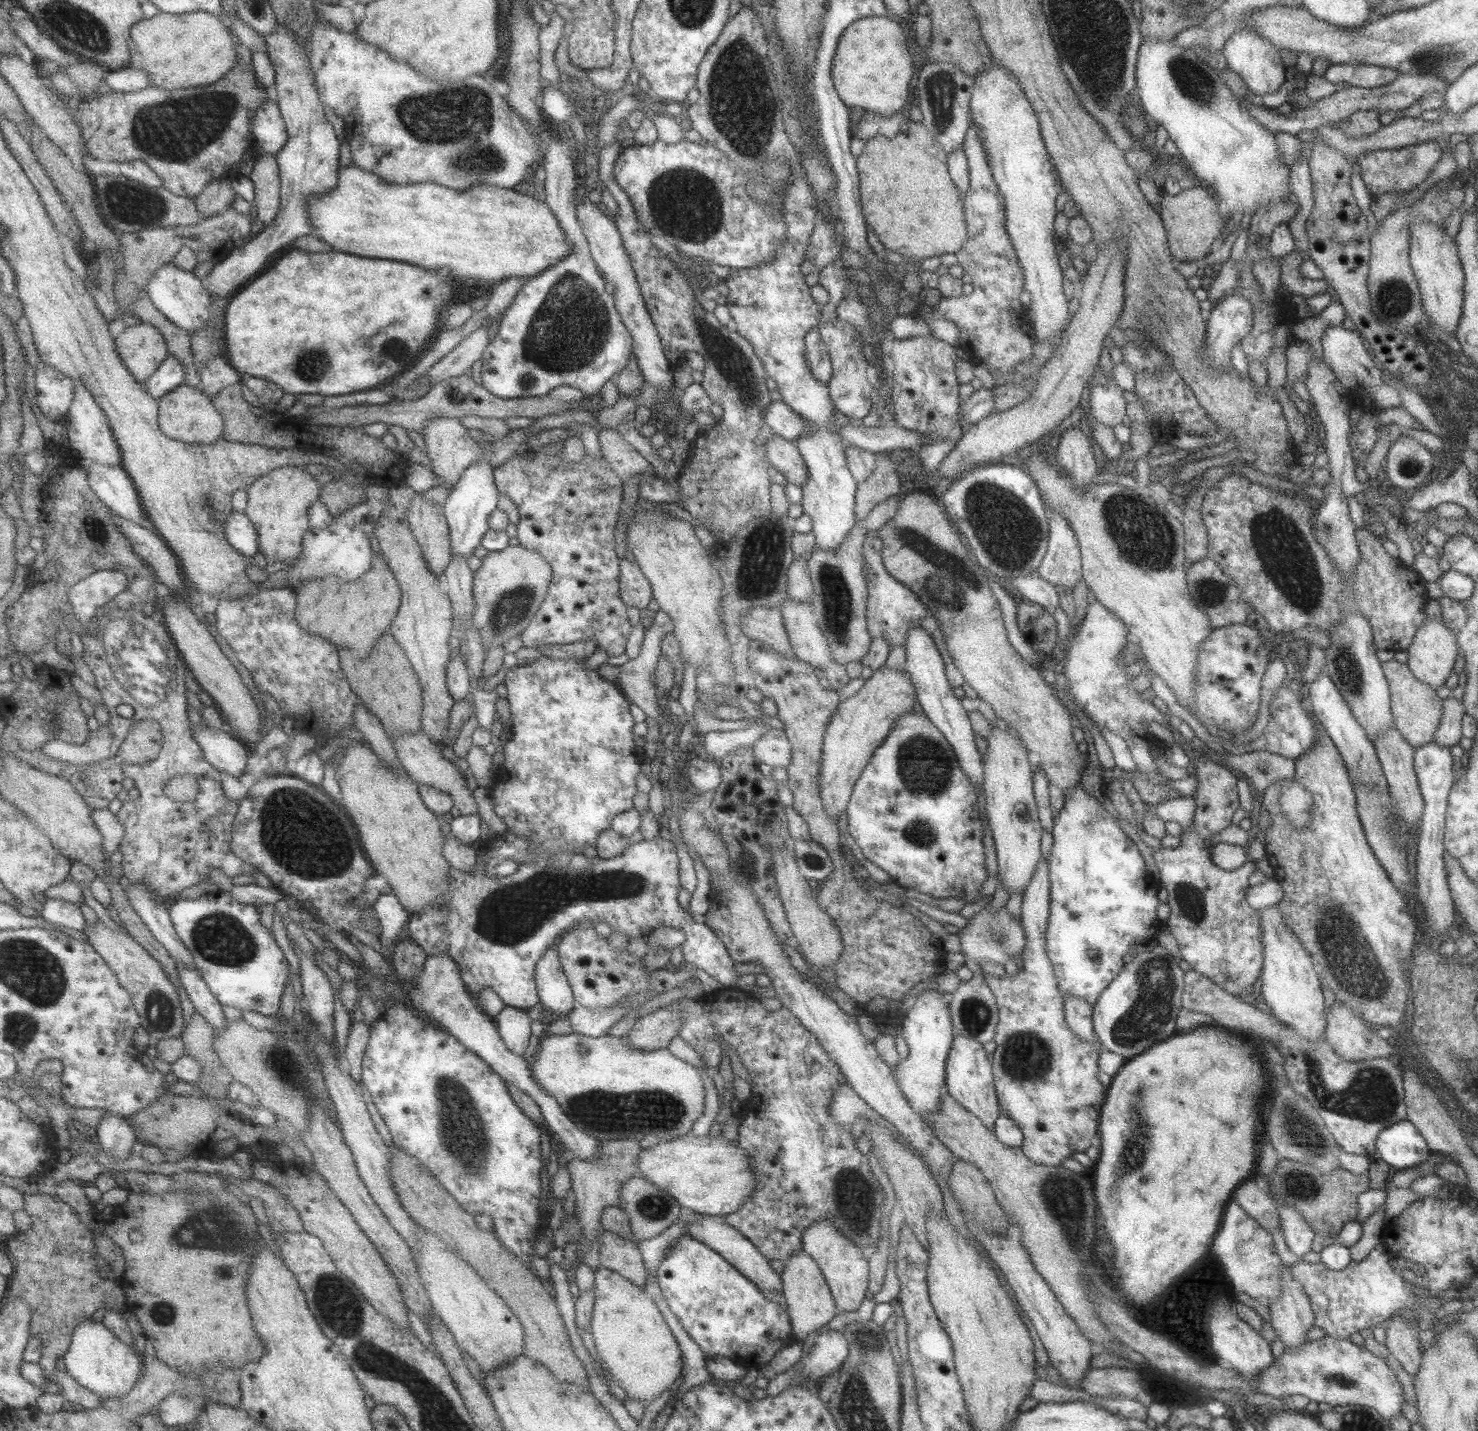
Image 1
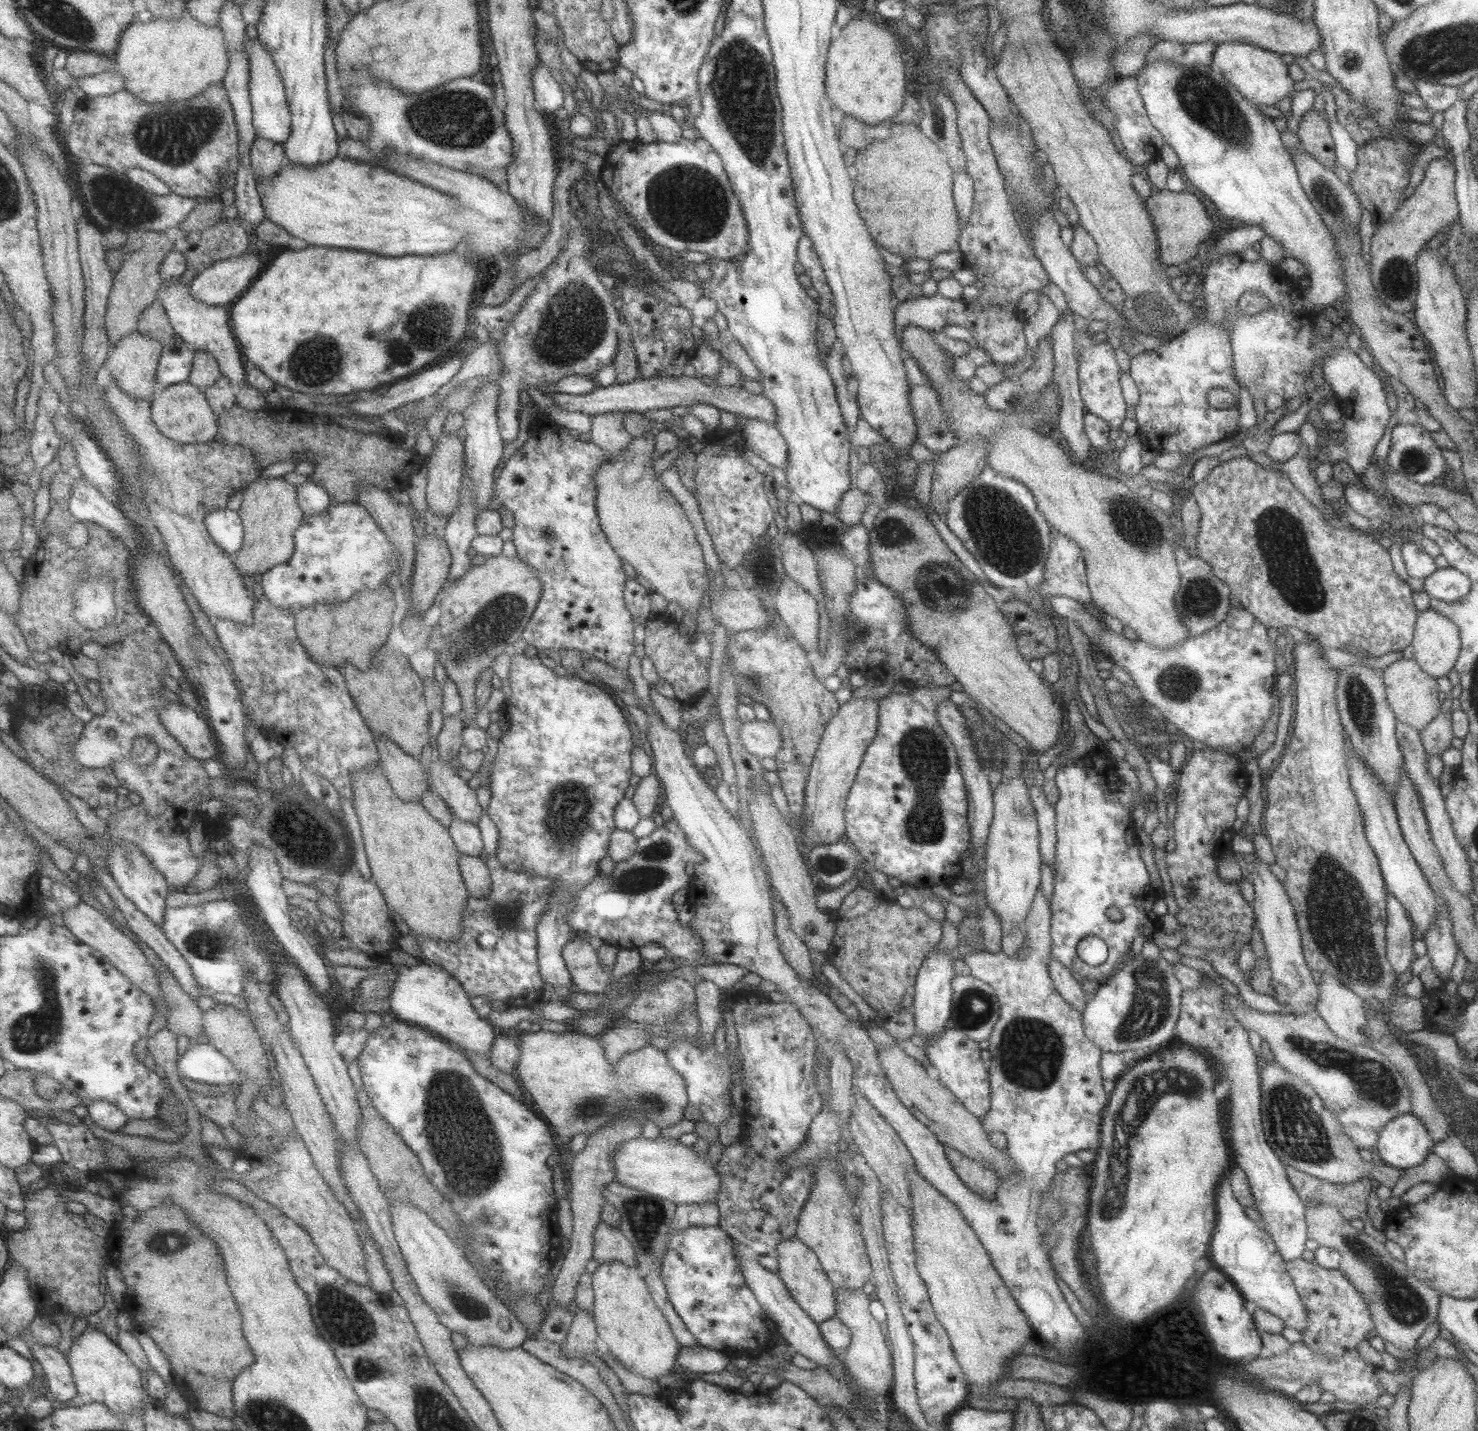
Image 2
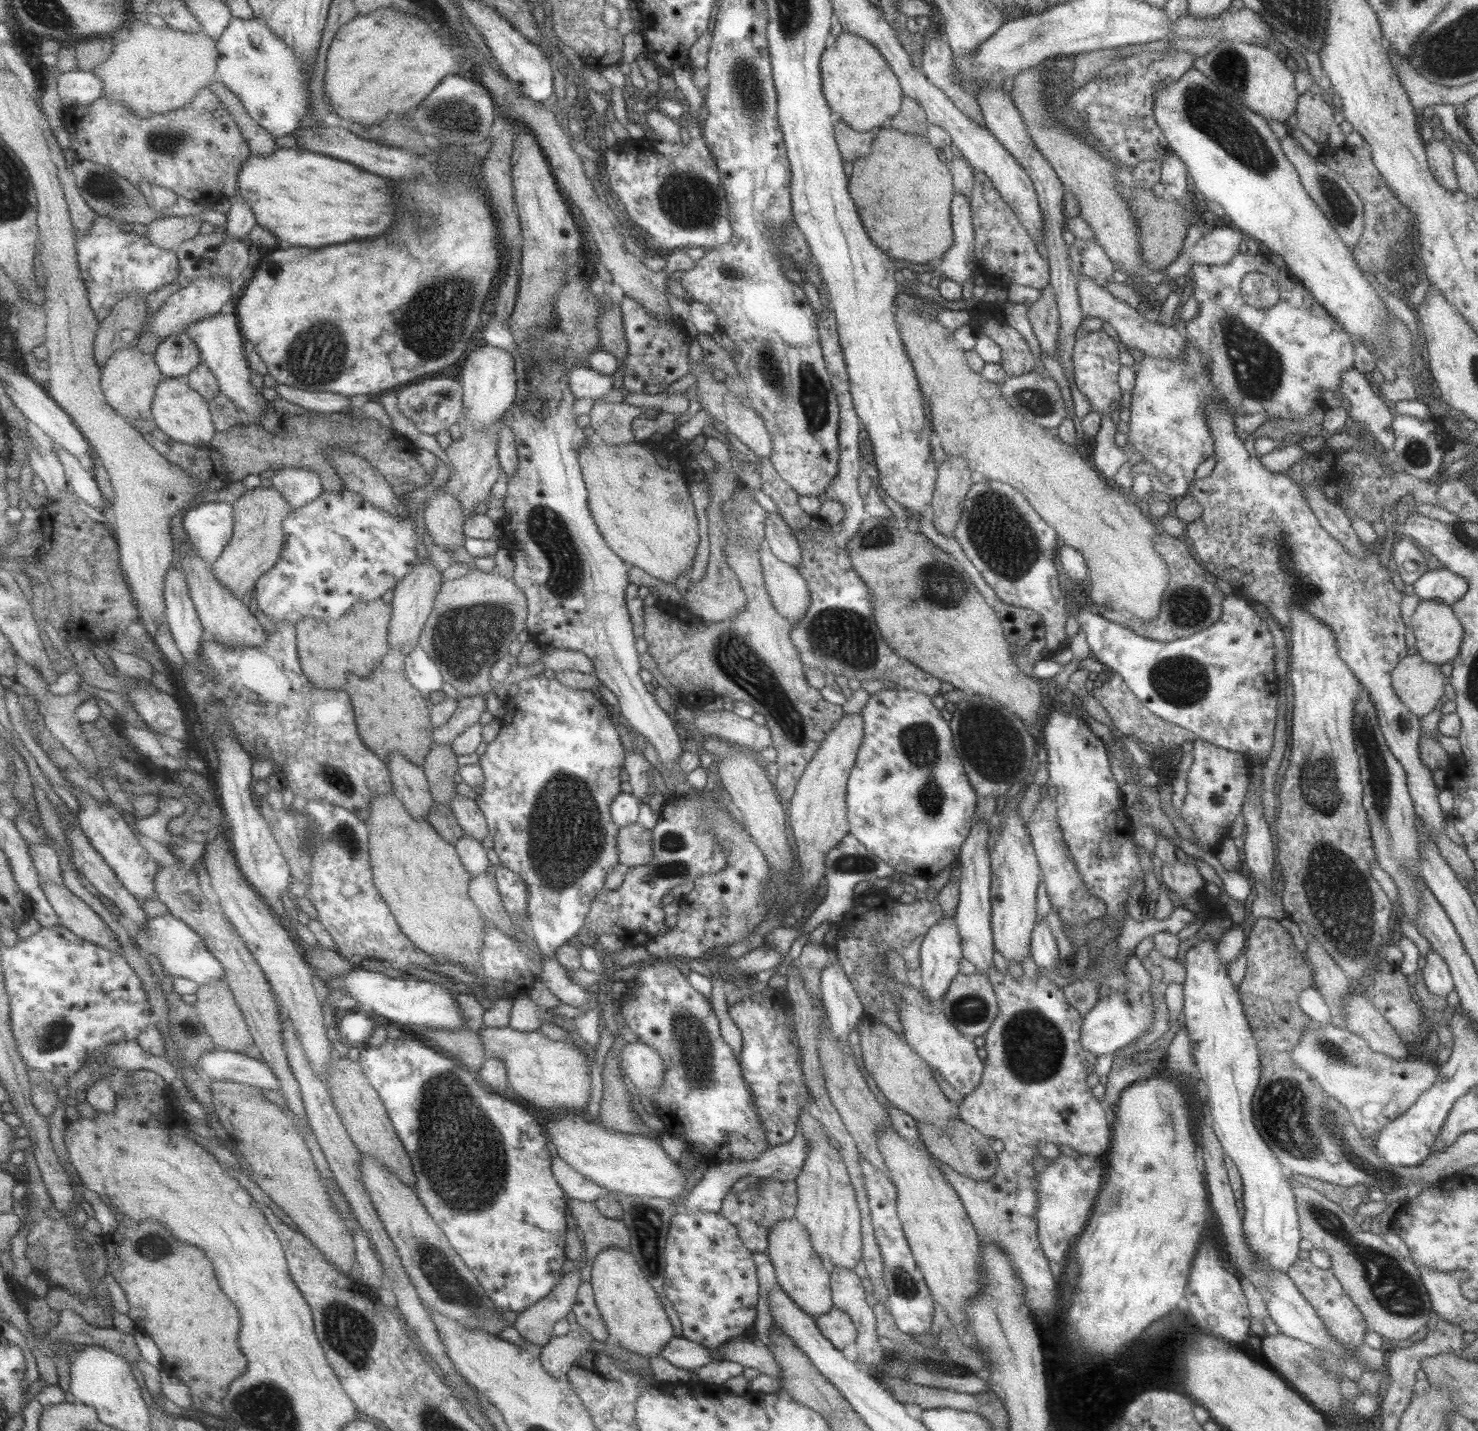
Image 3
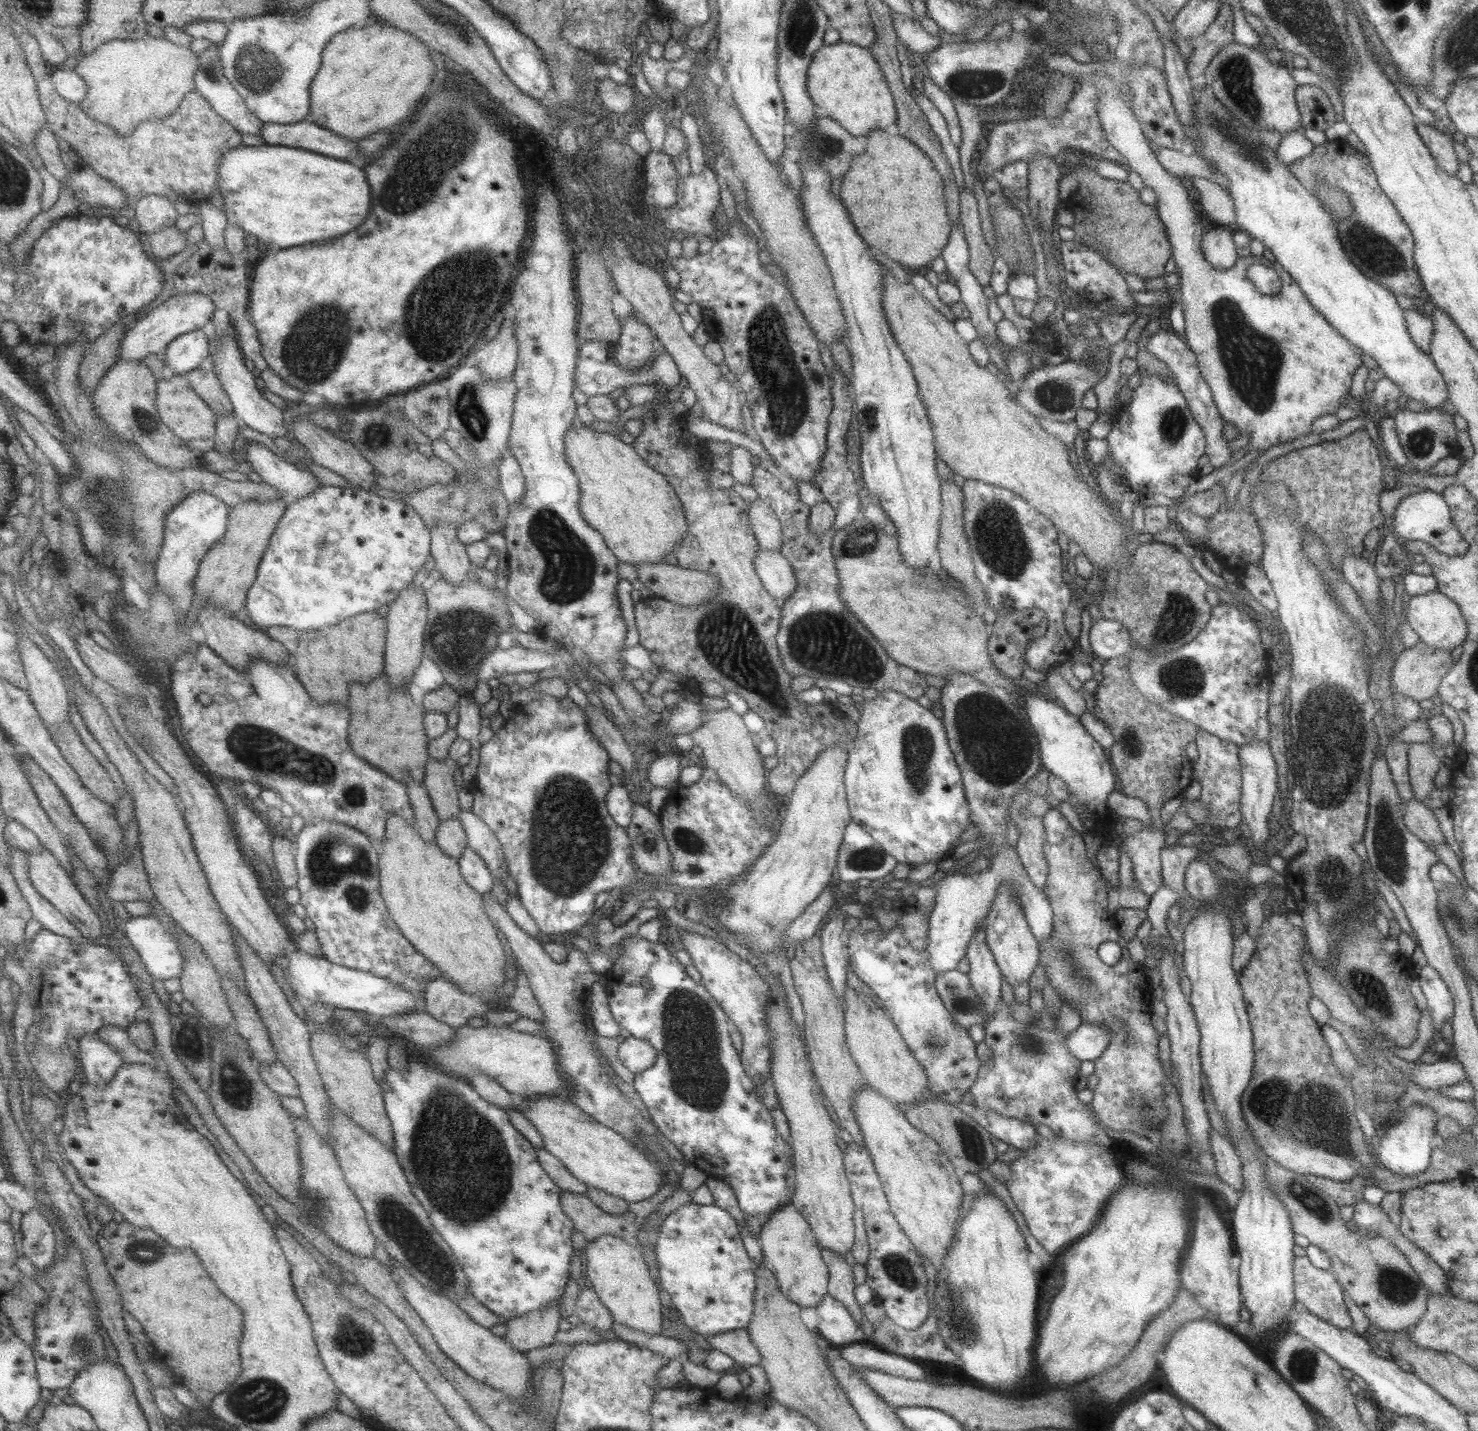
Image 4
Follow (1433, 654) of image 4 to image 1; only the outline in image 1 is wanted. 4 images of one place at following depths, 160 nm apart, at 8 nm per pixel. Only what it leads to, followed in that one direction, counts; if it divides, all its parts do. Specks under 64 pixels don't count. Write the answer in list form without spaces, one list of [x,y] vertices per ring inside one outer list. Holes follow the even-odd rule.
[[[1391,659],[1380,662],[1380,665],[1388,682],[1390,711],[1394,727],[1401,733],[1407,744],[1414,749],[1423,744],[1432,743],[1433,733],[1442,715],[1442,700],[1435,695],[1435,689],[1417,680],[1405,663]]]

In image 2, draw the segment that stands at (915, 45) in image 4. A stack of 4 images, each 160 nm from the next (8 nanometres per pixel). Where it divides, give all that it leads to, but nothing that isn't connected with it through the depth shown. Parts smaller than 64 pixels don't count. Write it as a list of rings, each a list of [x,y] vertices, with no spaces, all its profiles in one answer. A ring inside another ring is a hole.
[[[925,56],[923,59],[924,72],[940,80],[957,111],[957,129],[966,158],[965,171],[971,177],[974,190],[972,211],[959,233],[957,248],[962,252],[965,267],[983,284],[983,290],[979,291],[976,299],[966,299],[965,302],[945,298],[937,292],[931,296],[894,301],[895,334],[898,339],[901,338],[905,325],[918,326],[931,332],[941,331],[946,324],[956,324],[972,334],[977,346],[989,353],[993,363],[1014,364],[1026,353],[1026,341],[1022,334],[1025,317],[1017,309],[1017,301],[1026,292],[1040,291],[1050,280],[1043,266],[1035,259],[1014,216],[989,142],[990,119],[986,110],[965,86],[956,68],[937,66]]]

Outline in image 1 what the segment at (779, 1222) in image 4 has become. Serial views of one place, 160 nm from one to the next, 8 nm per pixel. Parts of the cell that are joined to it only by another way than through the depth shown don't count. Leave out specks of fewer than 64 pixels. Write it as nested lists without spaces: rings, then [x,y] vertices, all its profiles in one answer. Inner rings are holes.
[[[799,1250],[789,1255],[779,1275],[795,1340],[802,1341],[809,1332],[827,1324],[839,1312],[817,1263],[805,1251]]]

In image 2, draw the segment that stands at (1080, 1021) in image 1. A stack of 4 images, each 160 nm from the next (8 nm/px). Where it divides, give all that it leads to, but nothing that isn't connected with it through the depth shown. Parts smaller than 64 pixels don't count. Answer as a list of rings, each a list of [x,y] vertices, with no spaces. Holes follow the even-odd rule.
[[[1052,955],[1049,958],[1047,969],[1055,991],[1065,1000],[1065,1004],[1069,1004],[1069,1008],[1073,1008],[1073,1011],[1079,1012],[1081,1015],[1089,998],[1085,996],[1077,980],[1074,980],[1073,976],[1069,974],[1069,970],[1065,966],[1061,966]]]

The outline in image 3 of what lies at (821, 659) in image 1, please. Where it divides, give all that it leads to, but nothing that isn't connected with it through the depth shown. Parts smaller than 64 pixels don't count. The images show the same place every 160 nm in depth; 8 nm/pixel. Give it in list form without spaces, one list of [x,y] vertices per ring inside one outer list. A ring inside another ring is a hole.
[[[766,546],[760,548],[758,557],[773,609],[790,623],[801,619],[811,600],[805,579],[793,565],[773,556]]]

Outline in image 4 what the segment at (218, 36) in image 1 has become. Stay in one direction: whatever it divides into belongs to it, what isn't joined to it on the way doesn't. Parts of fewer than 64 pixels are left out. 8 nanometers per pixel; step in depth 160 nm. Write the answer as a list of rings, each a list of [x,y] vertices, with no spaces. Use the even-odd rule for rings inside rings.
[[[165,37],[143,40],[115,39],[86,55],[75,70],[85,79],[89,94],[80,103],[89,116],[113,127],[121,136],[130,136],[145,123],[168,118],[185,96],[197,90],[196,72],[201,68],[199,54],[181,48]]]

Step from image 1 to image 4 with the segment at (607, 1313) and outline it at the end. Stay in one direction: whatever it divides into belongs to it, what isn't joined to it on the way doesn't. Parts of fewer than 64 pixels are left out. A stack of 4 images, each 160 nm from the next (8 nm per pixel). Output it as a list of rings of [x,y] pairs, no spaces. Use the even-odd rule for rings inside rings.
[[[602,1234],[585,1244],[585,1274],[601,1304],[615,1323],[621,1323],[647,1334],[658,1334],[666,1328],[658,1288],[651,1278],[644,1256],[618,1236]]]

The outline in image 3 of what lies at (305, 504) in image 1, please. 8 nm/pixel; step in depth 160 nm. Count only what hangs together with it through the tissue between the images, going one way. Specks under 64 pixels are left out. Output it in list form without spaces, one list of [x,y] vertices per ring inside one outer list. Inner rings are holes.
[[[270,487],[253,491],[247,490],[234,504],[236,518],[235,534],[224,554],[212,563],[215,576],[227,588],[241,599],[256,590],[256,584],[264,574],[280,562],[281,551],[287,546],[285,541],[284,521],[294,511],[293,506],[281,492]]]

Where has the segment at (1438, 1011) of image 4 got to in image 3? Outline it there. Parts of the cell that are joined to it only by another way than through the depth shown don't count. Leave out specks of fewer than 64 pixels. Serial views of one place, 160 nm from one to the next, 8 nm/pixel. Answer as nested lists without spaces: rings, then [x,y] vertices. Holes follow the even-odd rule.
[[[1433,950],[1426,954],[1422,977],[1429,994],[1446,997],[1454,988],[1449,968]]]

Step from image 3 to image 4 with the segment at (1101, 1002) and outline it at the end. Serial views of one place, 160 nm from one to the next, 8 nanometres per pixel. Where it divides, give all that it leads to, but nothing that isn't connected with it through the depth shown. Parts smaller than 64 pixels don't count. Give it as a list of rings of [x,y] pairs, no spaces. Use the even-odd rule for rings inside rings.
[[[1081,1024],[1066,1036],[1066,1047],[1079,1060],[1095,1060],[1108,1045],[1108,1030]]]

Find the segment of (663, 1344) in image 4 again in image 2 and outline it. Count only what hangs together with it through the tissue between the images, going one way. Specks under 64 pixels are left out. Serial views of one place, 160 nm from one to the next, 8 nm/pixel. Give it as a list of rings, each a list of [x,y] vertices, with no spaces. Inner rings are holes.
[[[680,1345],[675,1367],[681,1366],[694,1373],[719,1372],[730,1362],[731,1356],[701,1345],[686,1347]]]

